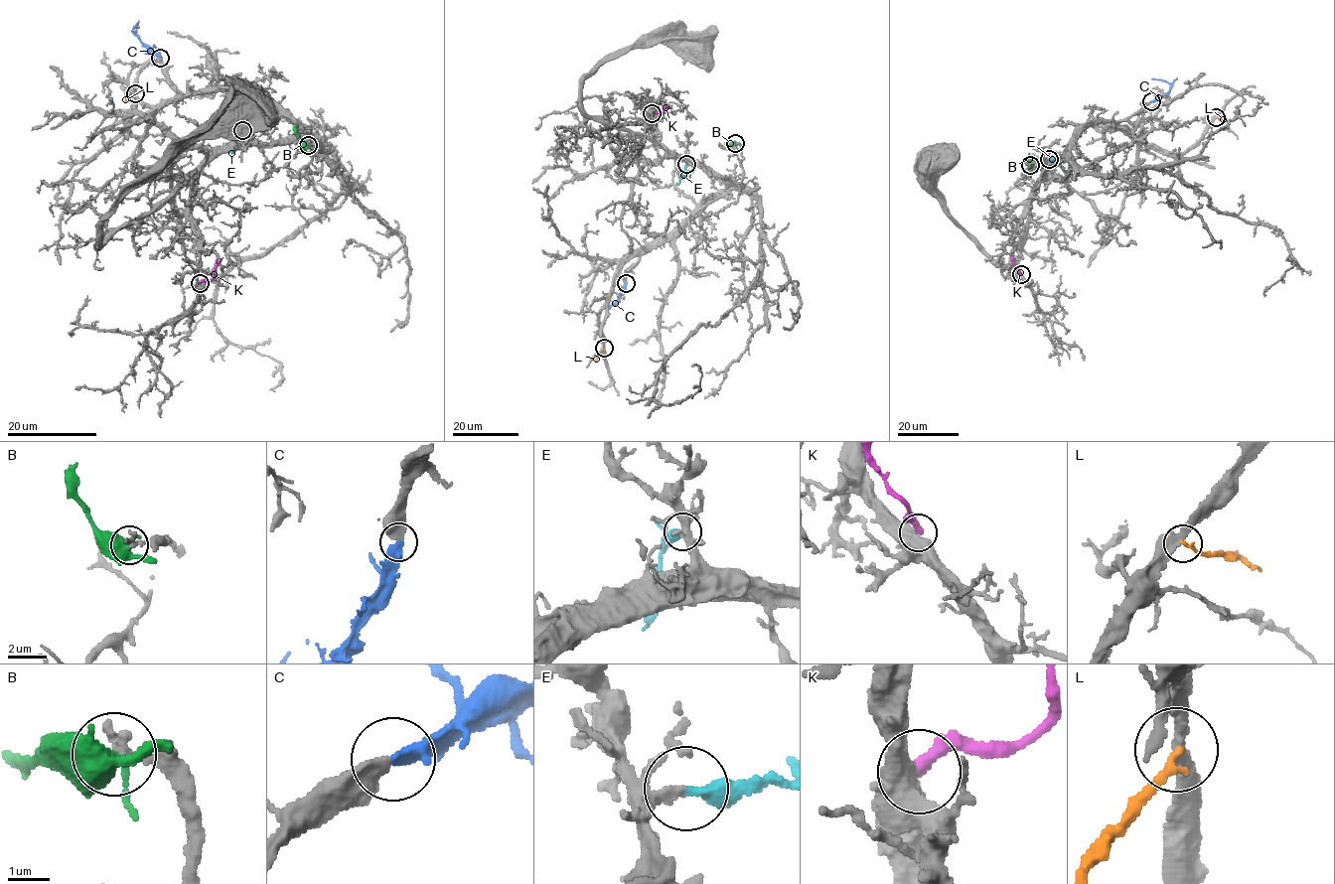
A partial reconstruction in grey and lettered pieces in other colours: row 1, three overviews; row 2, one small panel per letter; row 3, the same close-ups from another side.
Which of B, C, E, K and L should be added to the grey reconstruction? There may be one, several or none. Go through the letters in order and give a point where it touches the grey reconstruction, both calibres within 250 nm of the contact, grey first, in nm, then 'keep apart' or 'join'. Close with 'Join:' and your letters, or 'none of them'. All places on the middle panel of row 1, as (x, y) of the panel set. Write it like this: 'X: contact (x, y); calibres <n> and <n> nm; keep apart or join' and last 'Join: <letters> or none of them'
B: contact (735, 143); calibres 280 and 480 nm; keep apart
C: contact (626, 283); calibres 480 and 360 nm; join
E: contact (686, 164); calibres 260 and 360 nm; join
K: contact (652, 113); calibres 800 and 340 nm; keep apart
L: contact (604, 348); calibres 320 and 200 nm; keep apart
Join: C, E

